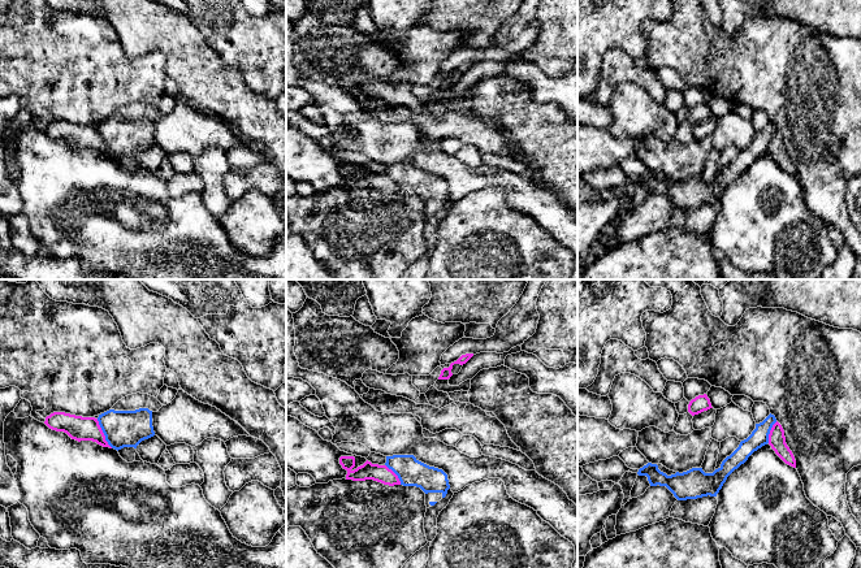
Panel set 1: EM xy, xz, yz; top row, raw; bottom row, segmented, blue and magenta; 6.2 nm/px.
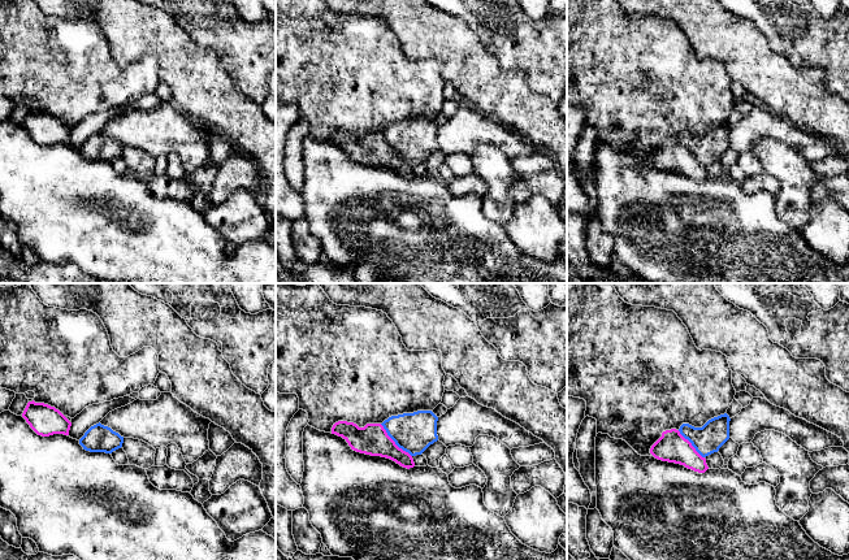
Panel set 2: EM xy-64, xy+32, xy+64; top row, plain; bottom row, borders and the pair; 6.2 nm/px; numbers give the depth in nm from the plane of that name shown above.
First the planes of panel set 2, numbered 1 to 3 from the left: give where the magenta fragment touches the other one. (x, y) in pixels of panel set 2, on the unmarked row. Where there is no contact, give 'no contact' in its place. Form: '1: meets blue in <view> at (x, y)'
1: no contact
2: meets blue in xy+32 at (394, 150)
3: meets blue in xy+64 at (692, 153)

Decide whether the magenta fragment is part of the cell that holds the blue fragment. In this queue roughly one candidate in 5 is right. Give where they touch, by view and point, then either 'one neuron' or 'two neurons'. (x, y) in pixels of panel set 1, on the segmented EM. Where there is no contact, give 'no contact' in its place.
xy (103, 432) | two neurons

